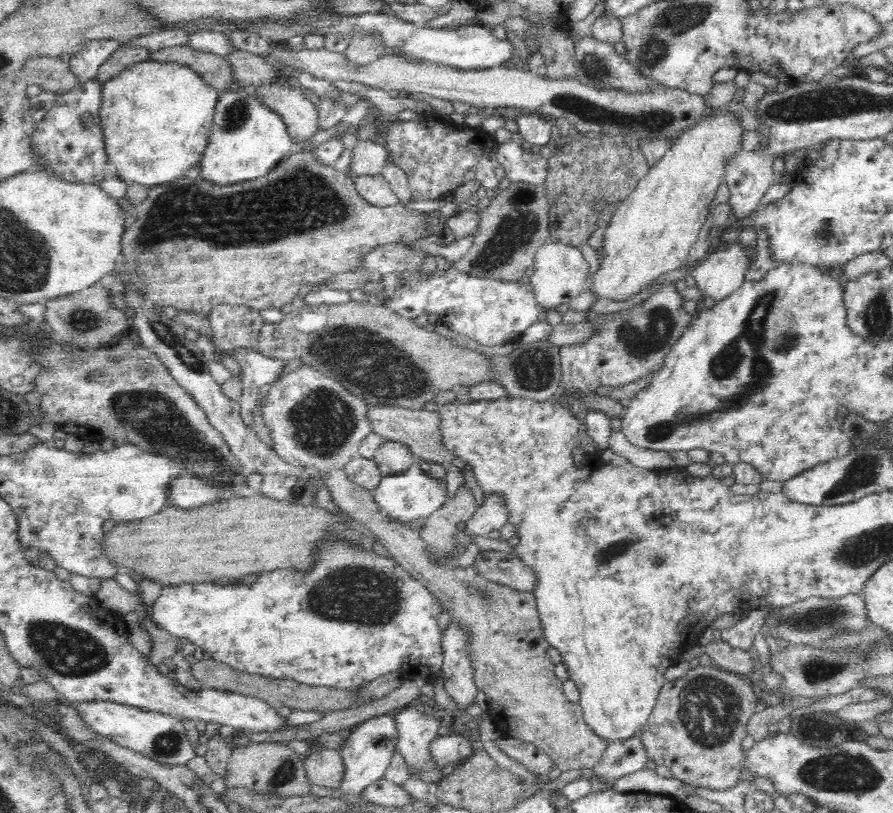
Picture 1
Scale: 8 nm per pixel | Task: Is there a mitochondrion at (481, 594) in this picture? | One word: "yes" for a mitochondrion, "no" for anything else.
yes

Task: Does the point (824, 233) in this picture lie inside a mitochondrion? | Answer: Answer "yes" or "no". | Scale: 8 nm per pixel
yes

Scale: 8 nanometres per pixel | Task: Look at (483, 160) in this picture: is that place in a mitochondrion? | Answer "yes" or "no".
no

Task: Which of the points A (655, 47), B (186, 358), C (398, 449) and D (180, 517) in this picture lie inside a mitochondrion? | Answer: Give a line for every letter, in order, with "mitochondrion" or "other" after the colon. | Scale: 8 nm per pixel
A: mitochondrion
B: mitochondrion
C: other
D: other

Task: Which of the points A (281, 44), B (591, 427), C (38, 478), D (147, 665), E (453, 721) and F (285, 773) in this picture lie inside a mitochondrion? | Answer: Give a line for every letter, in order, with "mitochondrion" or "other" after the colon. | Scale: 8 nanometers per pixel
A: other
B: other
C: other
D: other
E: other
F: mitochondrion

